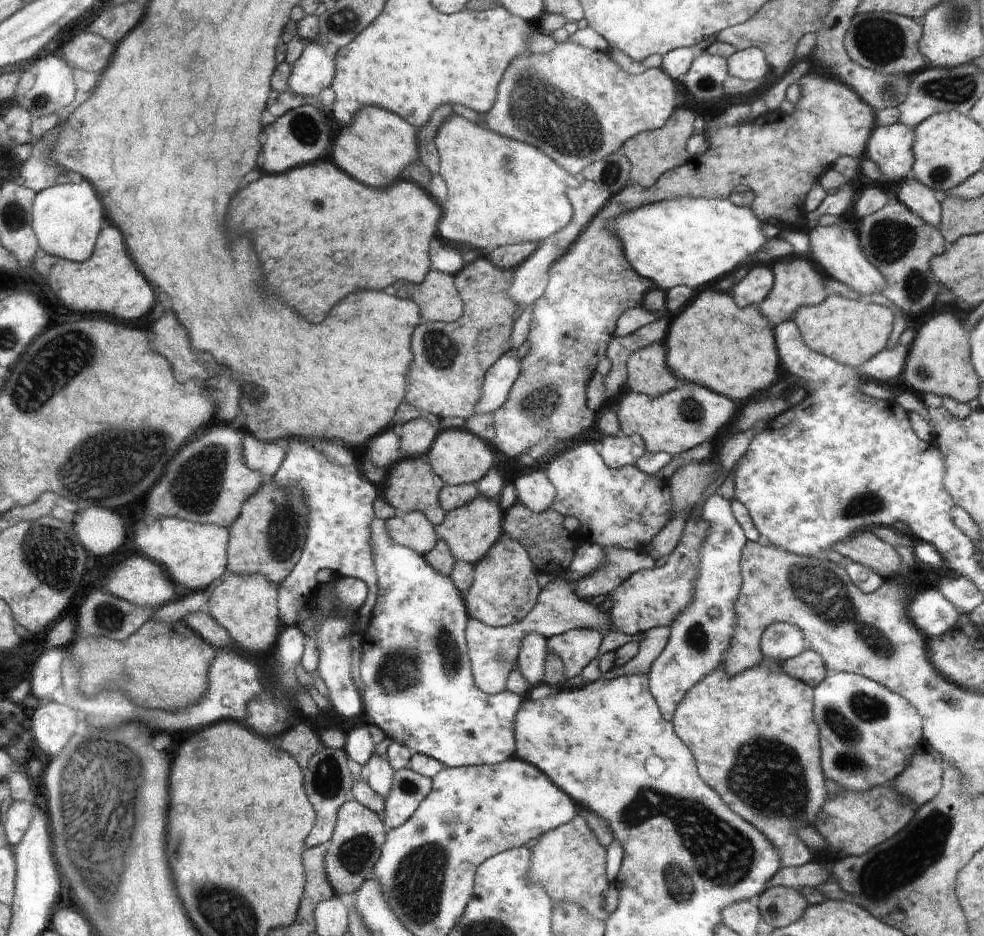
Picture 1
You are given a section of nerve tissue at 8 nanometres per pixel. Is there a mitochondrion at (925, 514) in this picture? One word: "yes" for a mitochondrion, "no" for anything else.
no

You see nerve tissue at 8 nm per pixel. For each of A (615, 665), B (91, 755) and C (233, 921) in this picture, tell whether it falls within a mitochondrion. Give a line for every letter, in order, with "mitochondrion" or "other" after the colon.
A: other
B: mitochondrion
C: mitochondrion

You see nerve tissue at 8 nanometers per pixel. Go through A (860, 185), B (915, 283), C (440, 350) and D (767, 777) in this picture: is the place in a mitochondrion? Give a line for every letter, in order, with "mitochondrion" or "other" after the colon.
A: other
B: mitochondrion
C: mitochondrion
D: mitochondrion

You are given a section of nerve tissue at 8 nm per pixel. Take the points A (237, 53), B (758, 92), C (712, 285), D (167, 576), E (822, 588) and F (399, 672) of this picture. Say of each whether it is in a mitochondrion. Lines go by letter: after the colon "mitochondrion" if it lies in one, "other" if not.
A: other
B: other
C: other
D: other
E: mitochondrion
F: mitochondrion

